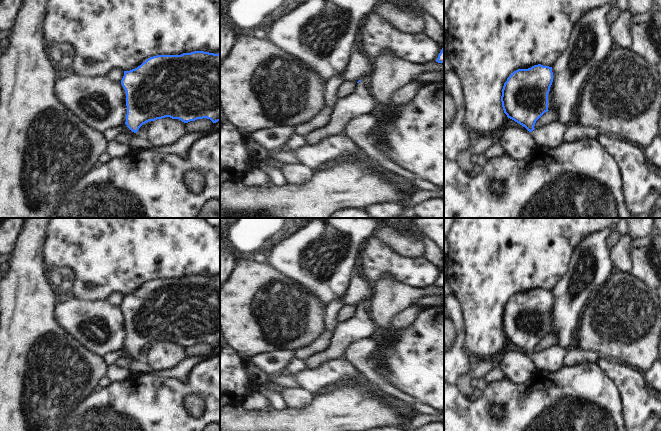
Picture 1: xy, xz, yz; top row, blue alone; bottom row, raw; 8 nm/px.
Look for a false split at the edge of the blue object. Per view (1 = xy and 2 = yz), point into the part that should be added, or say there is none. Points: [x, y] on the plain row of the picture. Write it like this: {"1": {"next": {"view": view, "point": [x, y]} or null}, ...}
{"1": {"next": null}, "2": {"next": {"view": "yz", "point": [551, 360]}}}

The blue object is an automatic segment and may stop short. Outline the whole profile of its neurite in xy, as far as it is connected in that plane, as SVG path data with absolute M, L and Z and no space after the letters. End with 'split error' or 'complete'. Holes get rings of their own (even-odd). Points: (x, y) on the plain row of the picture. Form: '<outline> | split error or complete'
M194 275L181 279L157 279L140 290L124 295L121 308L126 316L126 346L134 357L149 346L165 341L184 347L207 342L220 345L220 277Z | complete

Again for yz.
M541 288L534 289L528 293L518 293L514 295L504 307L502 313L501 326L504 337L508 342L525 351L533 361L537 371L548 371L555 373L561 369L563 360L567 354L565 349L559 345L551 346L549 349L535 353L536 345L548 334L548 318L553 306L552 291Z | split error

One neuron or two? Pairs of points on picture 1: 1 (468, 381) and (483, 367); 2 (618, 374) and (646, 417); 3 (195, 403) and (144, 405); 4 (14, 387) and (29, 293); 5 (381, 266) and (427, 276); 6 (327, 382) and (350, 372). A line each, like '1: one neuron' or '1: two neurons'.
1: one neuron
2: one neuron
3: two neurons
4: one neuron
5: one neuron
6: one neuron

